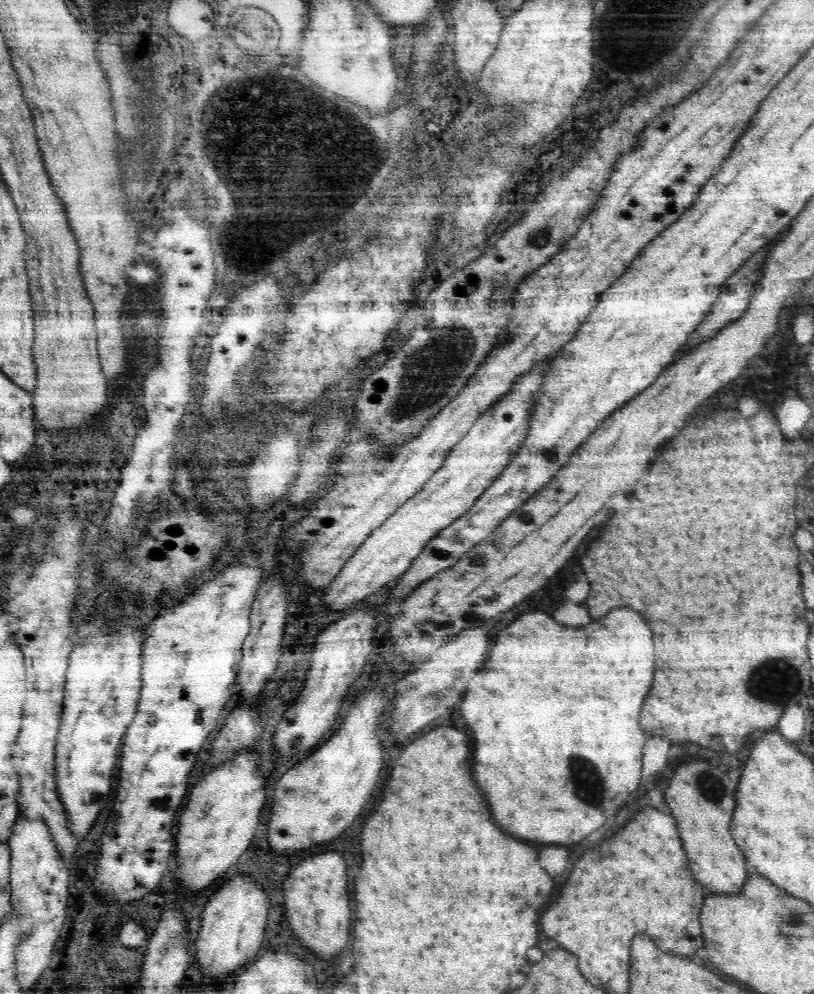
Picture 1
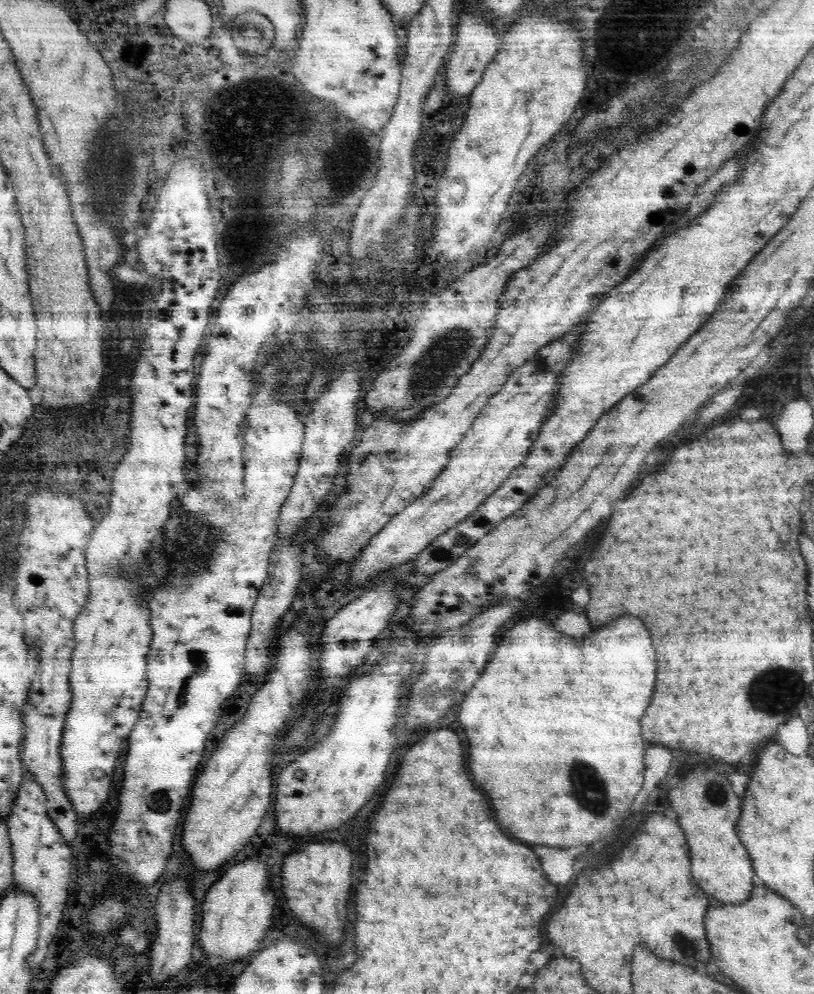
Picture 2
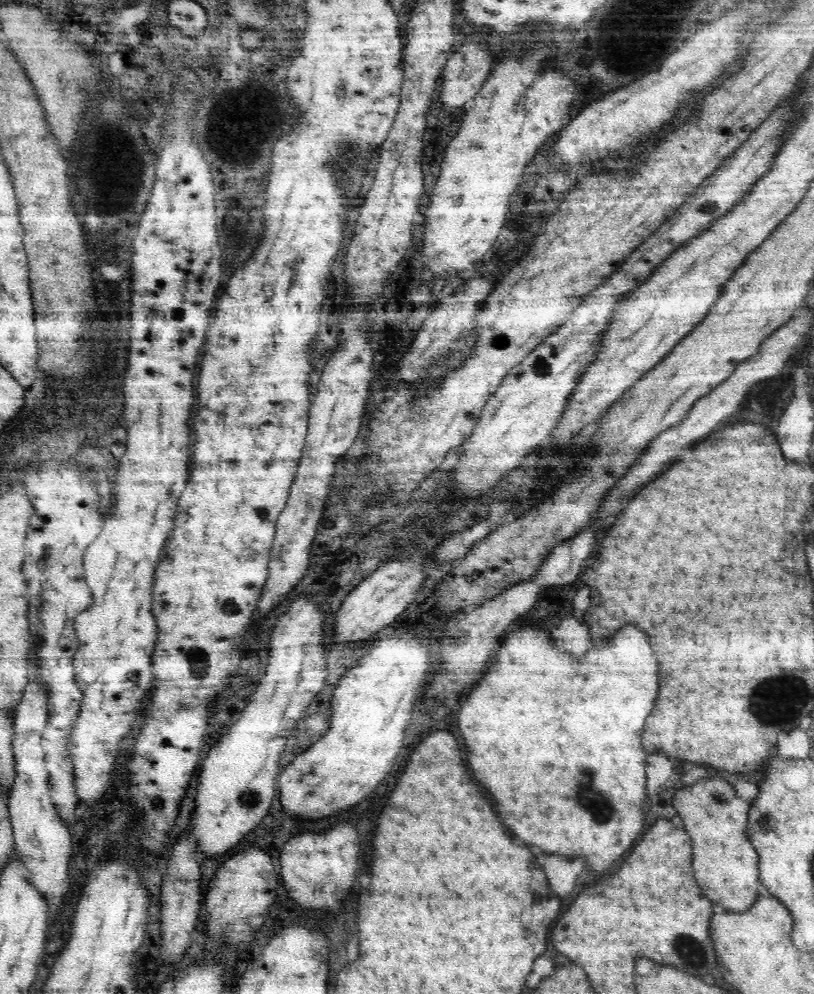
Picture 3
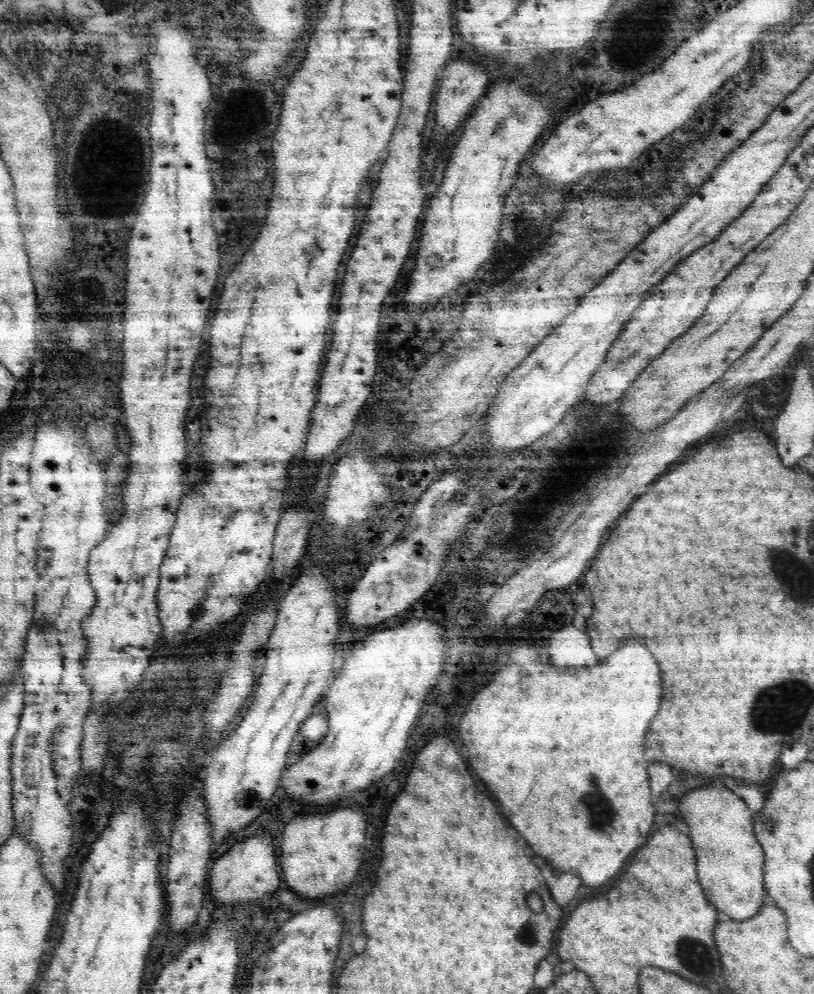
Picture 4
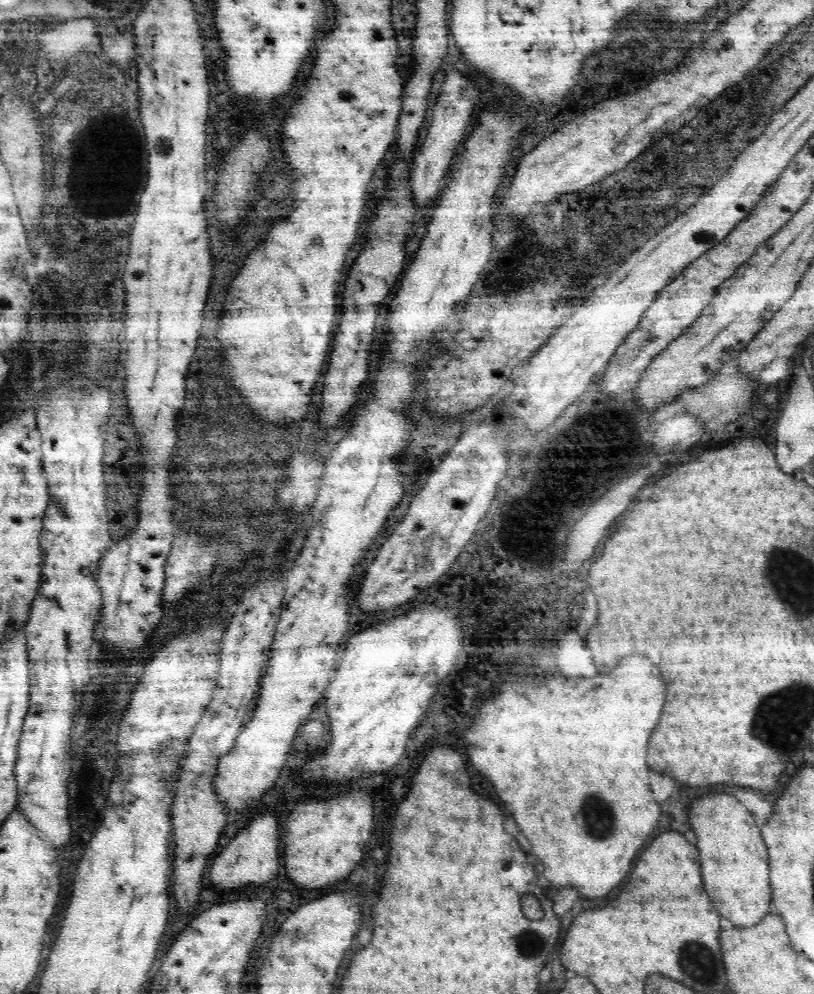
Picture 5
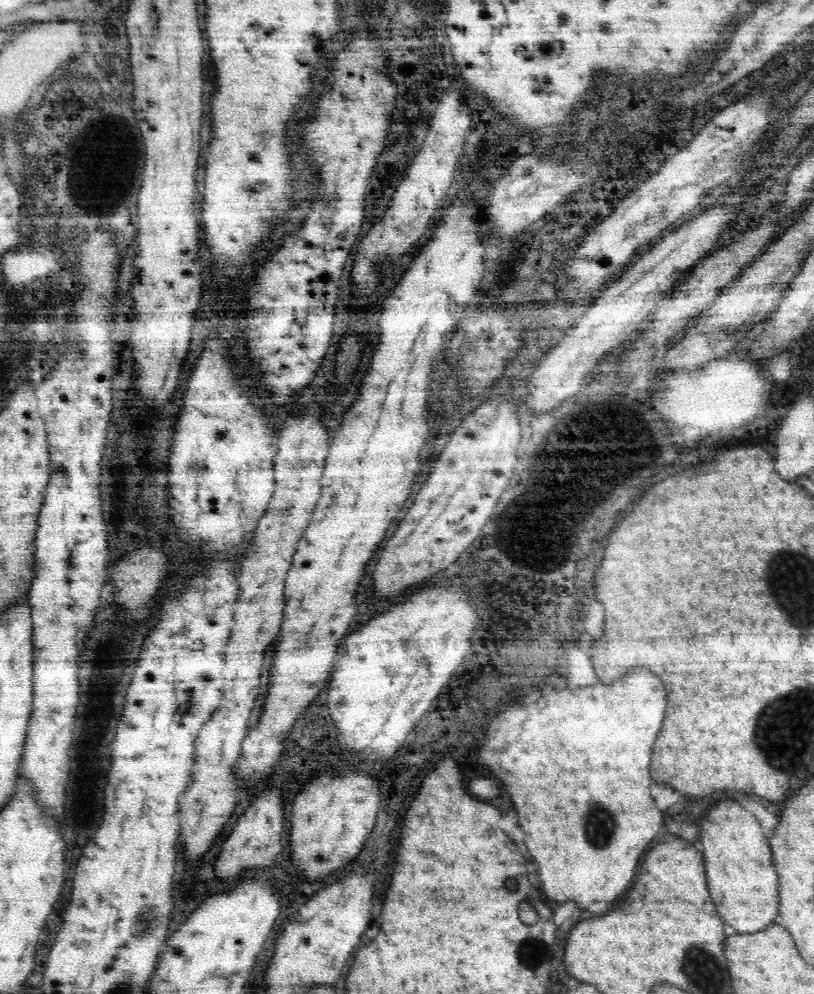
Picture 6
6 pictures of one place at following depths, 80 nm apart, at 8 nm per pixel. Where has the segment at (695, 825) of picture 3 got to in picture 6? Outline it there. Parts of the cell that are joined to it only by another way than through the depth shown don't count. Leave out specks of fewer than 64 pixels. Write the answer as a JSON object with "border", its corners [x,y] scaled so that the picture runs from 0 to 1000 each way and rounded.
{"border":[[[887,805],[870,815],[860,837],[870,893],[887,926],[909,940],[926,940],[943,934],[957,920],[956,878],[946,848],[931,825],[907,807]]]}

